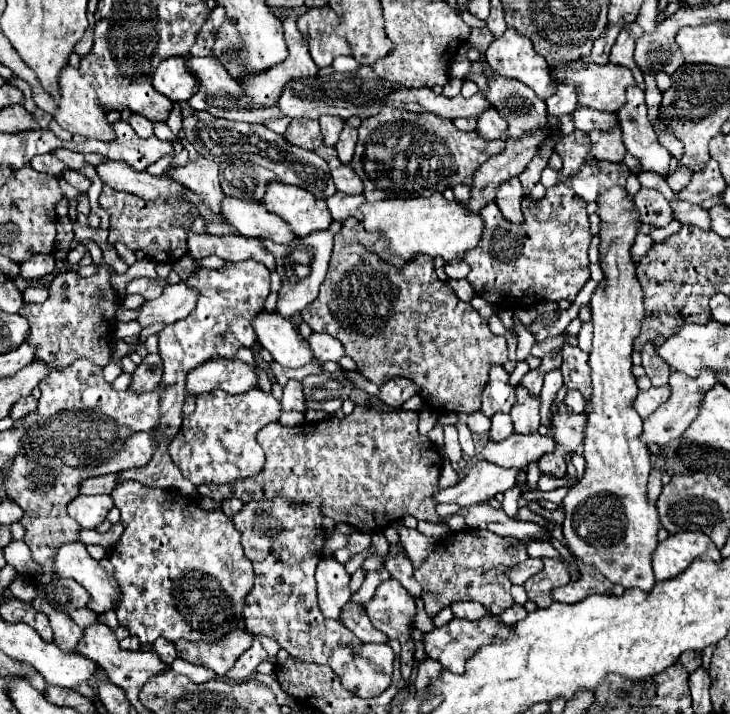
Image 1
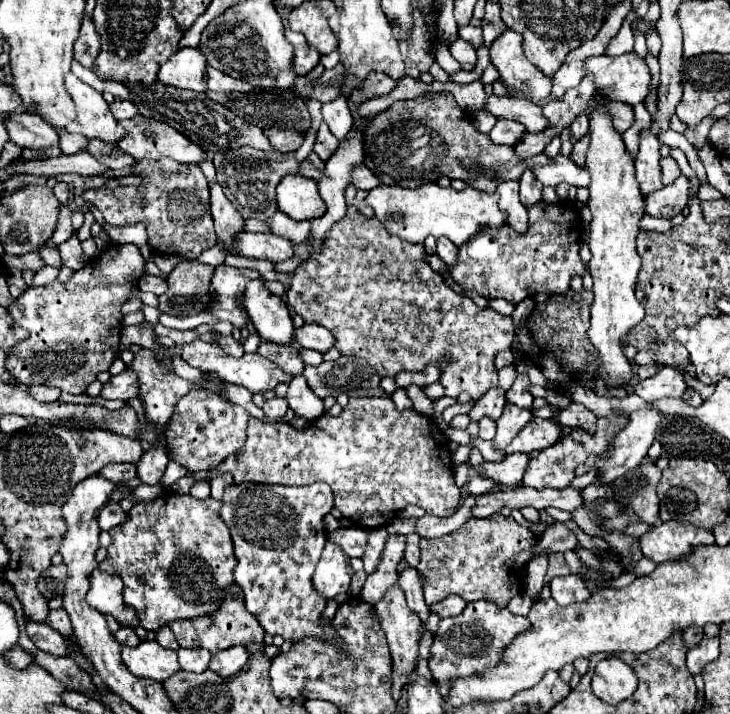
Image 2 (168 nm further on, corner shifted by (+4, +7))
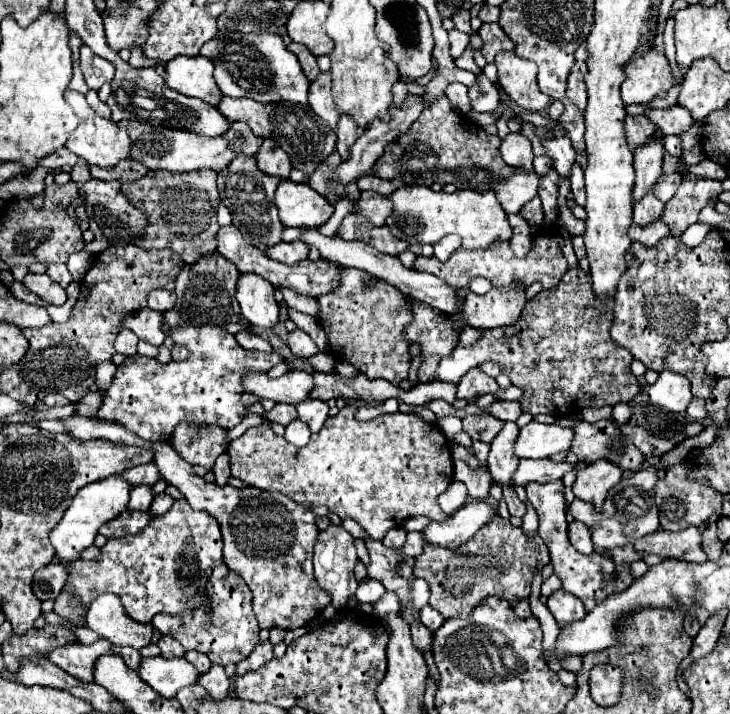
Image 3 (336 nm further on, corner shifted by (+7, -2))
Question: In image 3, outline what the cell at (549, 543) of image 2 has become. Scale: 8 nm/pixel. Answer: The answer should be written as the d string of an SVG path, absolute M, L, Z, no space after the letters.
M572 521L570 523L570 543L580 551L580 553L592 553L594 551L594 545L592 545L592 539L590 539L590 531L588 531L588 525L580 523L580 521Z

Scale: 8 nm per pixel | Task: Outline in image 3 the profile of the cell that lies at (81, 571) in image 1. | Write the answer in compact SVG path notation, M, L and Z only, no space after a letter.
M102 593L94 599L88 609L86 625L112 645L128 645L134 649L146 647L154 631L152 623L144 625L130 619L122 609L120 599L110 593Z

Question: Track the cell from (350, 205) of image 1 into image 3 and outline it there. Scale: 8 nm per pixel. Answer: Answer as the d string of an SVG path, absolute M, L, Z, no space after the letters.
M362 191L358 205L360 205L360 213L376 227L384 225L388 215L392 215L392 201L384 195L378 195L376 191Z

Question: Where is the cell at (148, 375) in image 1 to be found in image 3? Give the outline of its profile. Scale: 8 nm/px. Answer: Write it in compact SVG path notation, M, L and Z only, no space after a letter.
M96 391L96 393L88 393L84 395L78 403L76 403L76 409L74 409L74 415L94 415L98 411L102 403L102 393Z

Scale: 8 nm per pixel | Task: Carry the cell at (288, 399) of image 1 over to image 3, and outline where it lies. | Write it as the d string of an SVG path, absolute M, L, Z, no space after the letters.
M306 399L296 405L298 409L298 419L302 419L312 433L318 433L328 419L328 403L318 401L318 399Z

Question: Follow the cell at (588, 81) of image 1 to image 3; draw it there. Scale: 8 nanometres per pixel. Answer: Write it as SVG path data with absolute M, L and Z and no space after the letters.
M650 47L646 51L646 59L640 55L626 65L626 81L622 83L622 99L626 105L650 103L656 95L666 93L676 83L678 79L672 75L666 55Z

